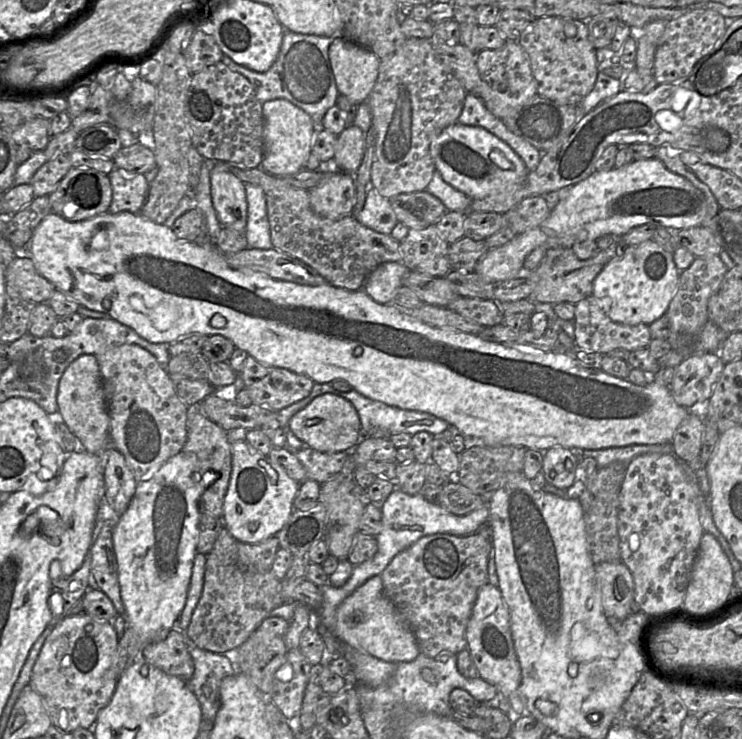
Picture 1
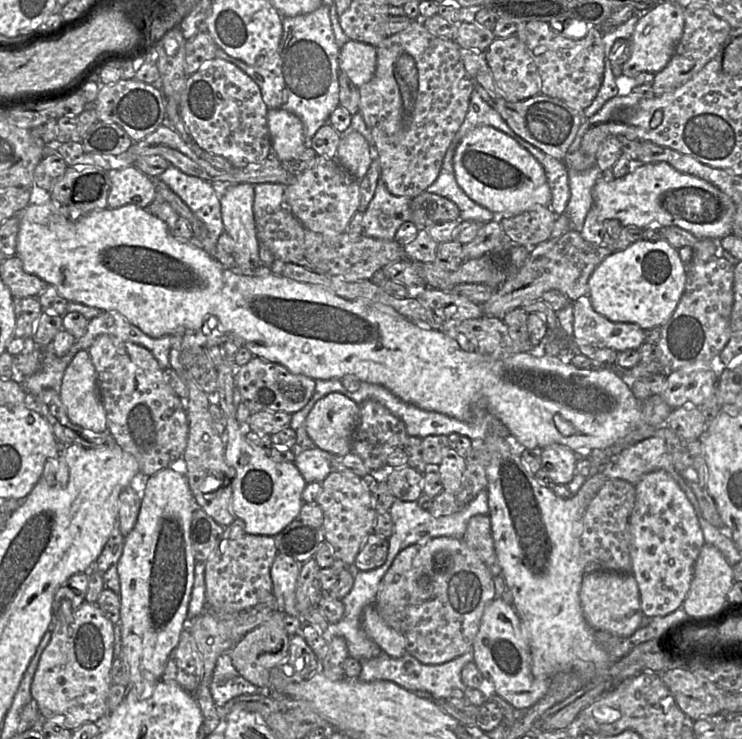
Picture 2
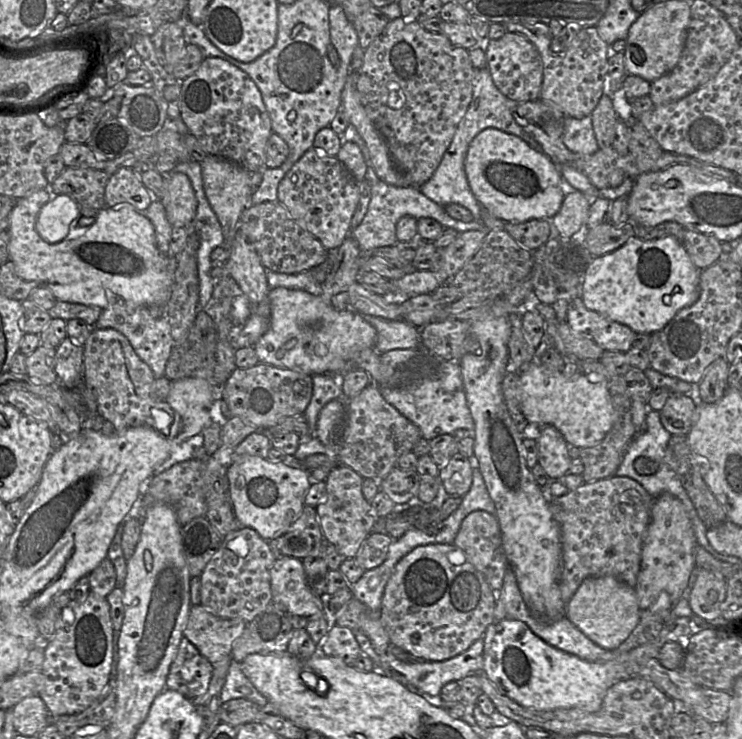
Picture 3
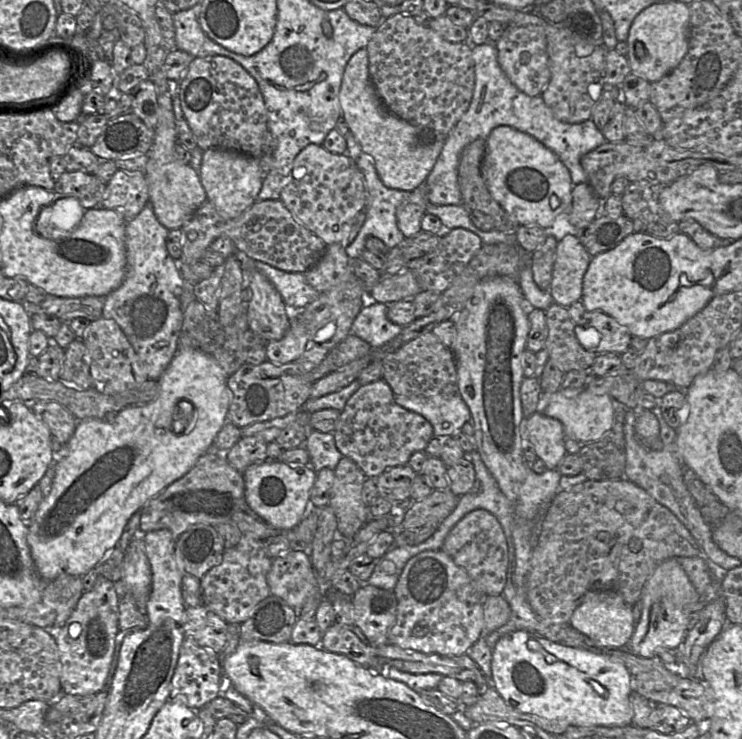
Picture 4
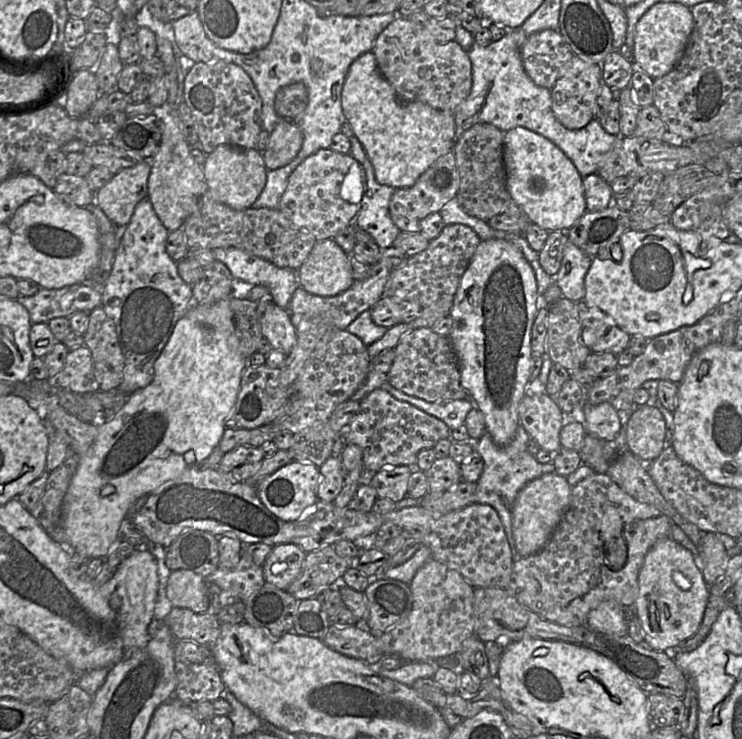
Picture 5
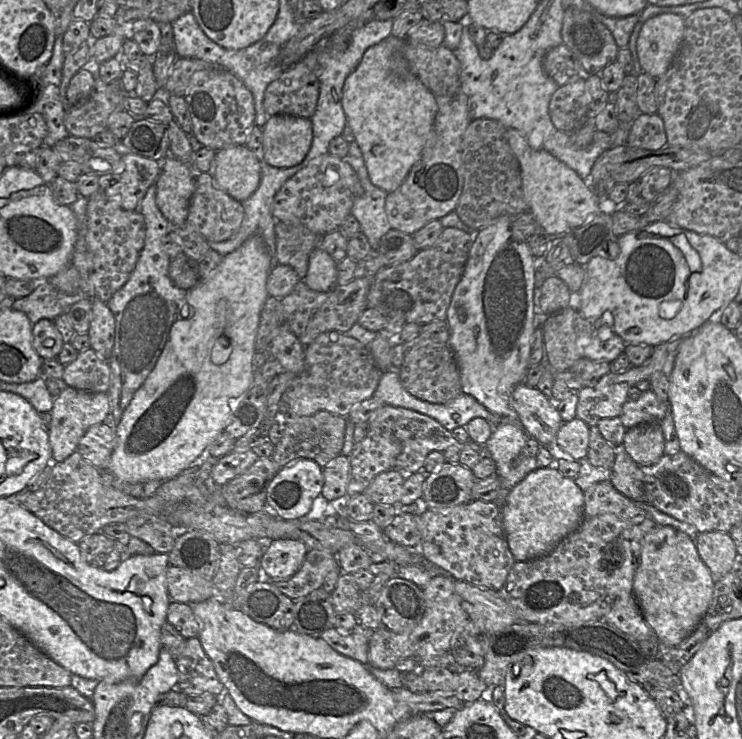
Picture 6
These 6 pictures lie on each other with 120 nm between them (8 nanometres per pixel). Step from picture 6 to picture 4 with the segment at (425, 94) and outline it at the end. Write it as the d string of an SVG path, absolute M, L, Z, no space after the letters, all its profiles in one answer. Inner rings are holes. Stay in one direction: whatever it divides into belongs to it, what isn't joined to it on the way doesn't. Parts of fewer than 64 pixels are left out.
M365 48L358 50L347 63L339 92L342 117L371 159L381 182L390 189L413 191L425 182L446 140L427 139L420 129L391 113L371 83L368 63Z

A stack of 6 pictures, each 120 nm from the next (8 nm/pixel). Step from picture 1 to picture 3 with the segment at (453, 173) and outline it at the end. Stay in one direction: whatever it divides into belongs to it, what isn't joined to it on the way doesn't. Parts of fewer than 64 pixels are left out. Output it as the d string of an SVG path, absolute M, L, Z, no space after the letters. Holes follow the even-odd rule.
M486 128L472 140L465 158L465 173L479 204L504 222L550 219L560 210L565 197L558 166L521 138L496 128Z

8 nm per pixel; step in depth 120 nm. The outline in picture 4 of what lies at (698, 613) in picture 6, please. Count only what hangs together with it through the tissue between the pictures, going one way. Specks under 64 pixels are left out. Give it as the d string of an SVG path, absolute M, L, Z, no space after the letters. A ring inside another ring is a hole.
M676 558L666 559L655 568L643 587L640 599L642 613L628 644L630 650L644 658L652 658L661 649L676 649L682 645L690 614L700 596Z

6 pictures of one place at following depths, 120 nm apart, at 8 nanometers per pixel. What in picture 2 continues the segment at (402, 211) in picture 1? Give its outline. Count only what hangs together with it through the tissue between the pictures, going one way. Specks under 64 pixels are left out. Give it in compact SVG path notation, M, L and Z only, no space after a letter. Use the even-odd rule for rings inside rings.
M422 192L411 199L411 220L416 226L425 227L433 223L459 219L459 209L451 200L435 193Z

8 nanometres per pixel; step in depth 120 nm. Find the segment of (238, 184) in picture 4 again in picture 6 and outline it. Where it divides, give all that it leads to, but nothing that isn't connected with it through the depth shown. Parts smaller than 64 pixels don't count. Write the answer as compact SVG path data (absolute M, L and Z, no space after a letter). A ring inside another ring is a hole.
M246 145L225 147L216 152L211 174L220 189L242 203L260 184L260 159Z

